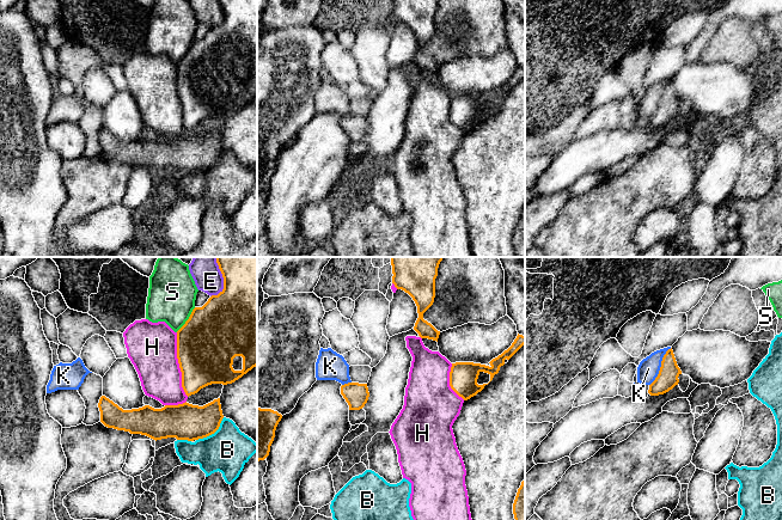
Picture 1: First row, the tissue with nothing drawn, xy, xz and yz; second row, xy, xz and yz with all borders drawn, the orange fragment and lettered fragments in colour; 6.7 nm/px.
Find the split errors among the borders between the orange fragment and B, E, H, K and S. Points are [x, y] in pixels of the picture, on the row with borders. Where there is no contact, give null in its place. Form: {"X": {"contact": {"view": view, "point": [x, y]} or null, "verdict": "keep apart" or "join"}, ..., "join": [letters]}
{"B": {"contact": {"view": "xy", "point": [212, 433]}, "verdict": "keep apart"}, "E": {"contact": {"view": "xy", "point": [224, 279]}, "verdict": "keep apart"}, "H": {"contact": {"view": "xy", "point": [179, 365]}, "verdict": "keep apart"}, "K": {"contact": {"view": "yz", "point": [661, 366]}, "verdict": "keep apart"}, "S": {"contact": {"view": "xy", "point": [188, 319]}, "verdict": "keep apart"}, "join": []}

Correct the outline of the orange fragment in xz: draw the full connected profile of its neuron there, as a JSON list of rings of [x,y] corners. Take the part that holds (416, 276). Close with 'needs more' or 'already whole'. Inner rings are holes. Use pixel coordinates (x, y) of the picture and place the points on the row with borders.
[[[391,257],[392,283],[408,293],[417,306],[419,318],[414,330],[421,338],[438,342],[440,331],[423,319],[423,313],[433,305],[435,279],[444,257]]]; already whole

